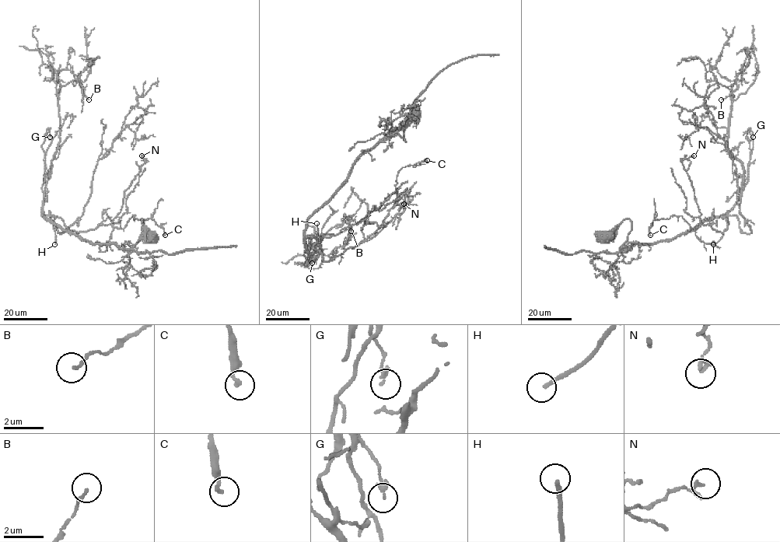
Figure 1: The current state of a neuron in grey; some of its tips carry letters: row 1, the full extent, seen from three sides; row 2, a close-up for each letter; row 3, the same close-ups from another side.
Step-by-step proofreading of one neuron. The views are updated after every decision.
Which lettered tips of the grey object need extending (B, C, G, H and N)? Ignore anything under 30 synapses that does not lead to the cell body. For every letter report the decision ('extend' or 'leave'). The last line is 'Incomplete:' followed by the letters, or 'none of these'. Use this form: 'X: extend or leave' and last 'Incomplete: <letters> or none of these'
B: leave
C: leave
G: leave
H: leave
N: leave
Incomplete: none of these

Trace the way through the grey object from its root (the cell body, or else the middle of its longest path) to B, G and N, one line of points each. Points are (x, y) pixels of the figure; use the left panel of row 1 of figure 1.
B: (152, 236), (141, 218), (129, 249), (92, 243), (42, 215), (59, 141), (54, 74), (69, 70), (89, 99)
G: (152, 236), (141, 218), (141, 238), (125, 249), (86, 241), (44, 217), (42, 145), (48, 131), (50, 137)
N: (152, 236), (141, 218), (129, 249), (92, 243), (42, 215), (78, 232), (109, 225), (141, 155)

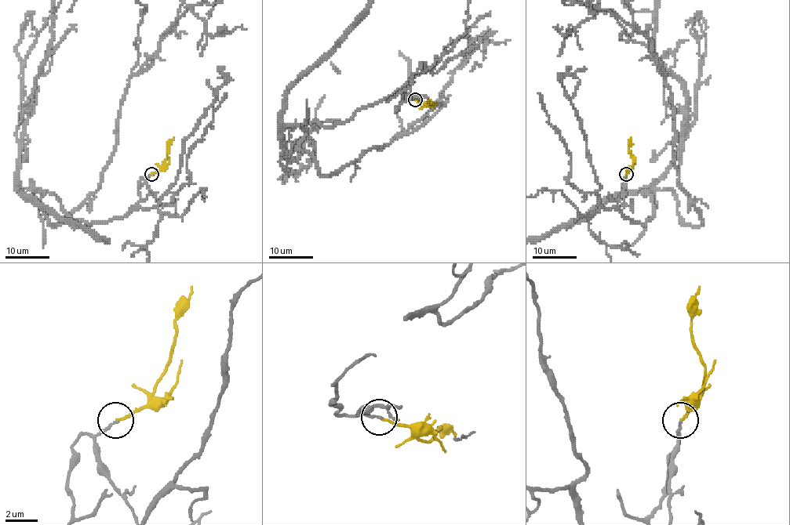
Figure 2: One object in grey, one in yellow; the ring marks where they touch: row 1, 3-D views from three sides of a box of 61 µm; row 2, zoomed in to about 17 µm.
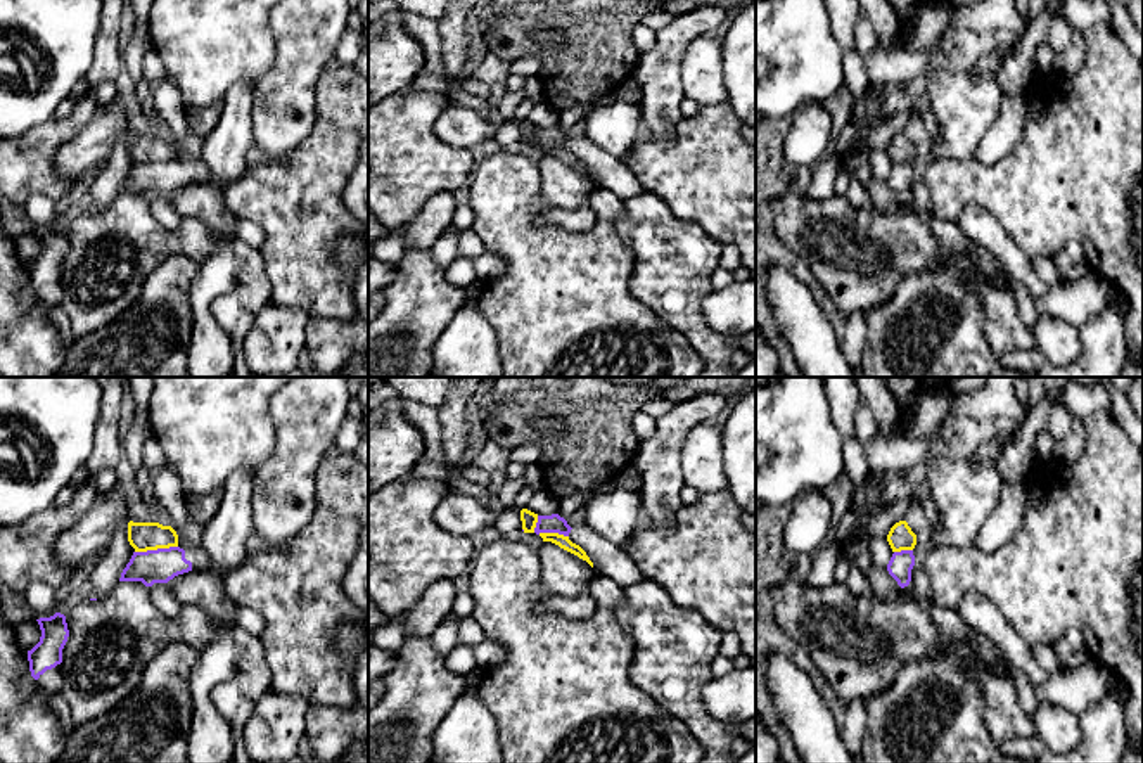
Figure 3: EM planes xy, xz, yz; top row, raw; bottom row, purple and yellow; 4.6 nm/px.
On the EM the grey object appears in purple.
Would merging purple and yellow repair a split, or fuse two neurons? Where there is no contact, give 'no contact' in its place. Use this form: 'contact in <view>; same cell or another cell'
contact in xy; another cell

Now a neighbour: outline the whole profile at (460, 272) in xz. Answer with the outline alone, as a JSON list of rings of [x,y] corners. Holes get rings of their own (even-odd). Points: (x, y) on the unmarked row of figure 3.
[[[457,256],[444,270],[444,277],[455,287],[469,291],[477,280],[472,258]]]

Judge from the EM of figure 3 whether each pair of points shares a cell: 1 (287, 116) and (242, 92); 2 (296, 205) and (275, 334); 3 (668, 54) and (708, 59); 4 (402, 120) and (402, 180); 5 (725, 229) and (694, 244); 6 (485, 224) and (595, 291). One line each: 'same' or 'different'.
1: different
2: different
3: different
4: same
5: different
6: same

